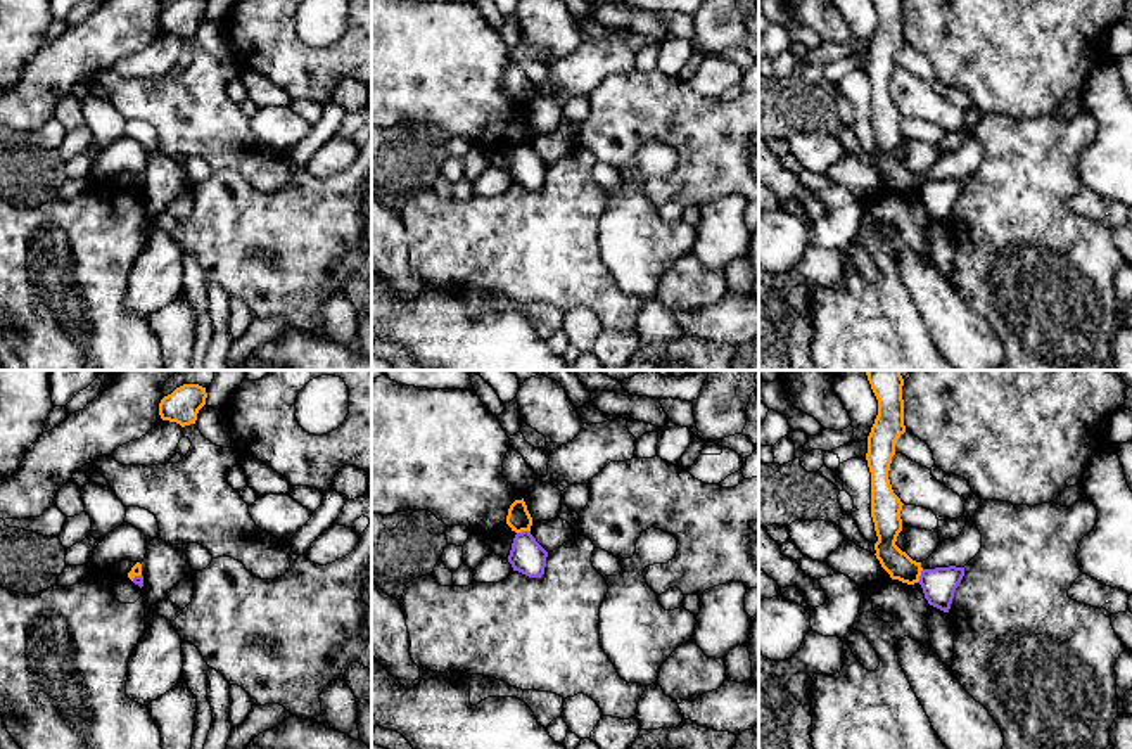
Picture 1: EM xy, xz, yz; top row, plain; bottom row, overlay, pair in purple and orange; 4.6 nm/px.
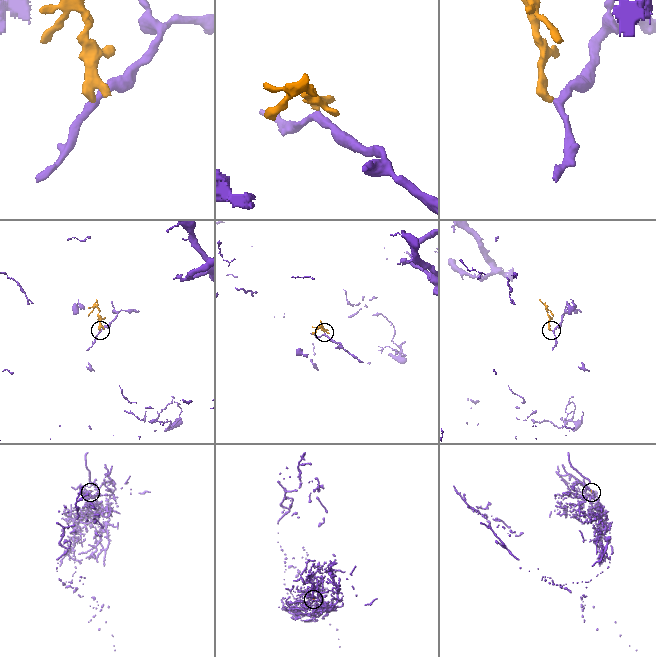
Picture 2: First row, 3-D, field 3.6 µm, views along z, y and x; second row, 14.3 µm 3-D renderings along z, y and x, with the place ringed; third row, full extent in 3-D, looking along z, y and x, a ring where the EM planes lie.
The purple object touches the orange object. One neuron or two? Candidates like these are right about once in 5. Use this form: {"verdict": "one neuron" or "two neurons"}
{"verdict": "two neurons"}

